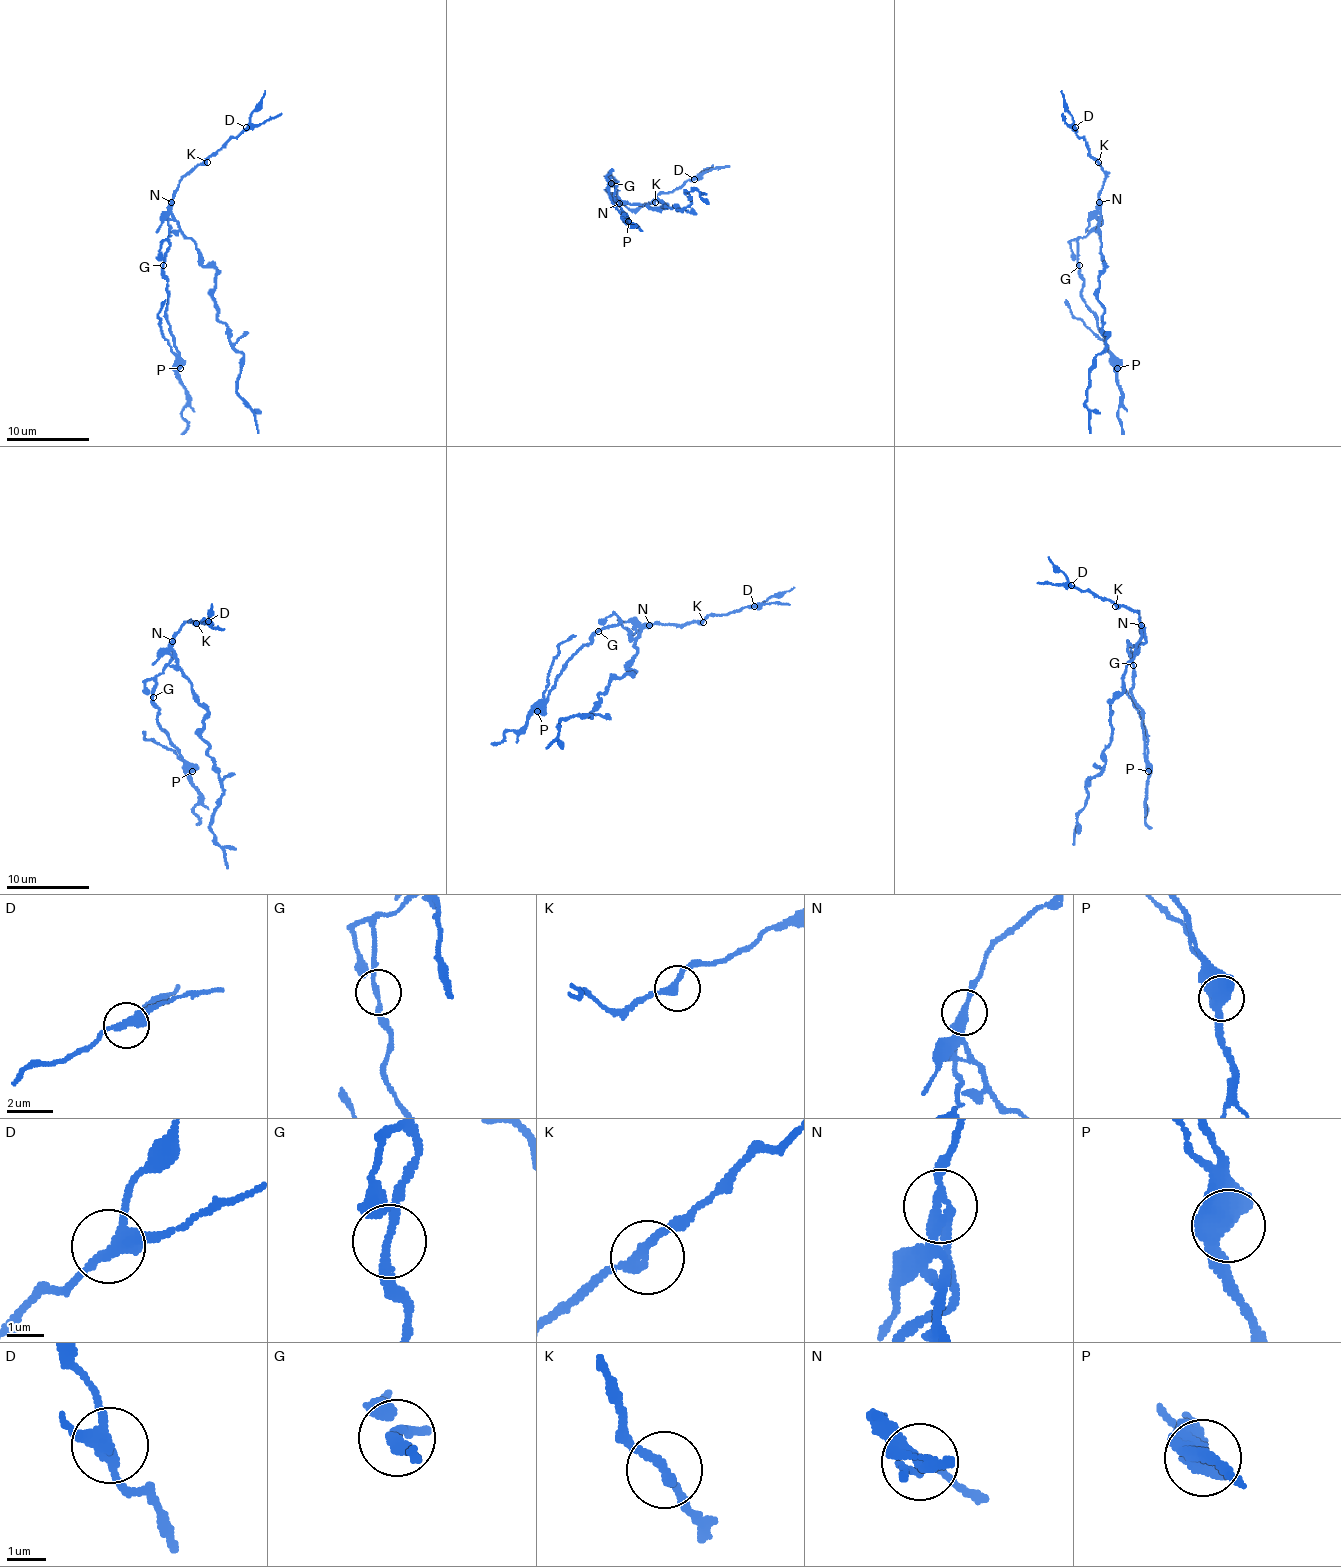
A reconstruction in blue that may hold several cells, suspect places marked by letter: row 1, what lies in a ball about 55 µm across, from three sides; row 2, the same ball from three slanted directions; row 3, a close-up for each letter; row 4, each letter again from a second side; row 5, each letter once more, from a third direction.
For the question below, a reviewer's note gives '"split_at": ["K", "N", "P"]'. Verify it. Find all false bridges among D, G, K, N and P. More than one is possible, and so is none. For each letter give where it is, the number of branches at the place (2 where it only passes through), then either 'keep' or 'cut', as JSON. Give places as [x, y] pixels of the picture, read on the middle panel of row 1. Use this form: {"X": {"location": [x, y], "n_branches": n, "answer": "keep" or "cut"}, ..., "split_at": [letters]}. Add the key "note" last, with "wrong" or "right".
{"D": {"location": [694, 179], "n_branches": 3, "answer": "cut"}, "G": {"location": [611, 183], "n_branches": 3, "answer": "keep"}, "K": {"location": [655, 202], "n_branches": 2, "answer": "keep"}, "N": {"location": [619, 203], "n_branches": 2, "answer": "cut"}, "P": {"location": [628, 221], "n_branches": 2, "answer": "cut"}, "split_at": ["D", "N", "P"], "note": "wrong"}

